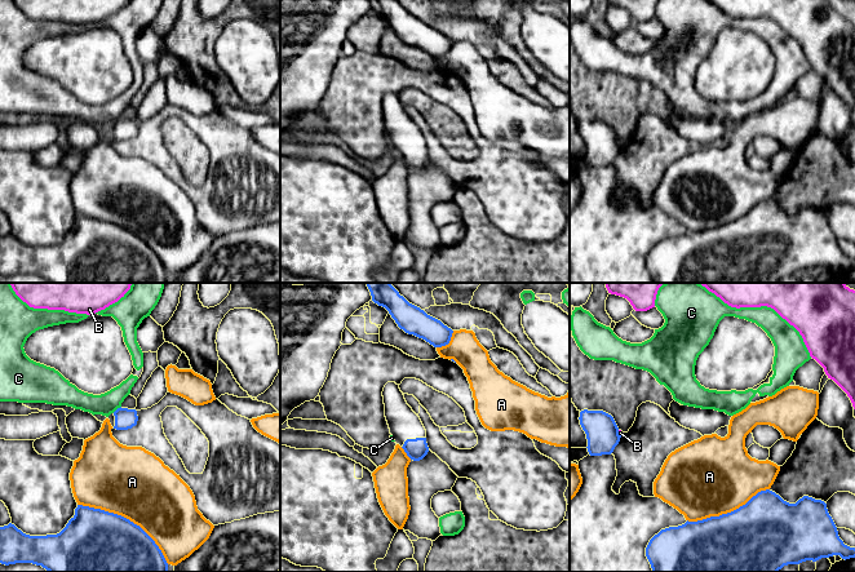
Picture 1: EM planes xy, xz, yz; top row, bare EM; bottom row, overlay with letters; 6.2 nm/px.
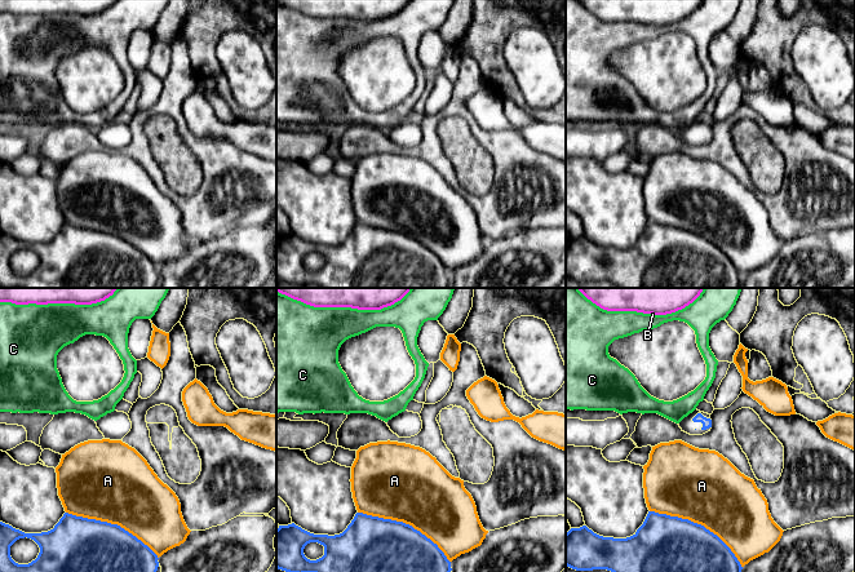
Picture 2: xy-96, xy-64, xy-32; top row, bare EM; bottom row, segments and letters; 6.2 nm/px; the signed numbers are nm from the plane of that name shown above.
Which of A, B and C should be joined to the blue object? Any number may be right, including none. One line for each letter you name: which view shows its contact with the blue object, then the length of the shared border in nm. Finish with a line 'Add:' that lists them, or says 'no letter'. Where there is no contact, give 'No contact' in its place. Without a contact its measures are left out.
Add: no letter

